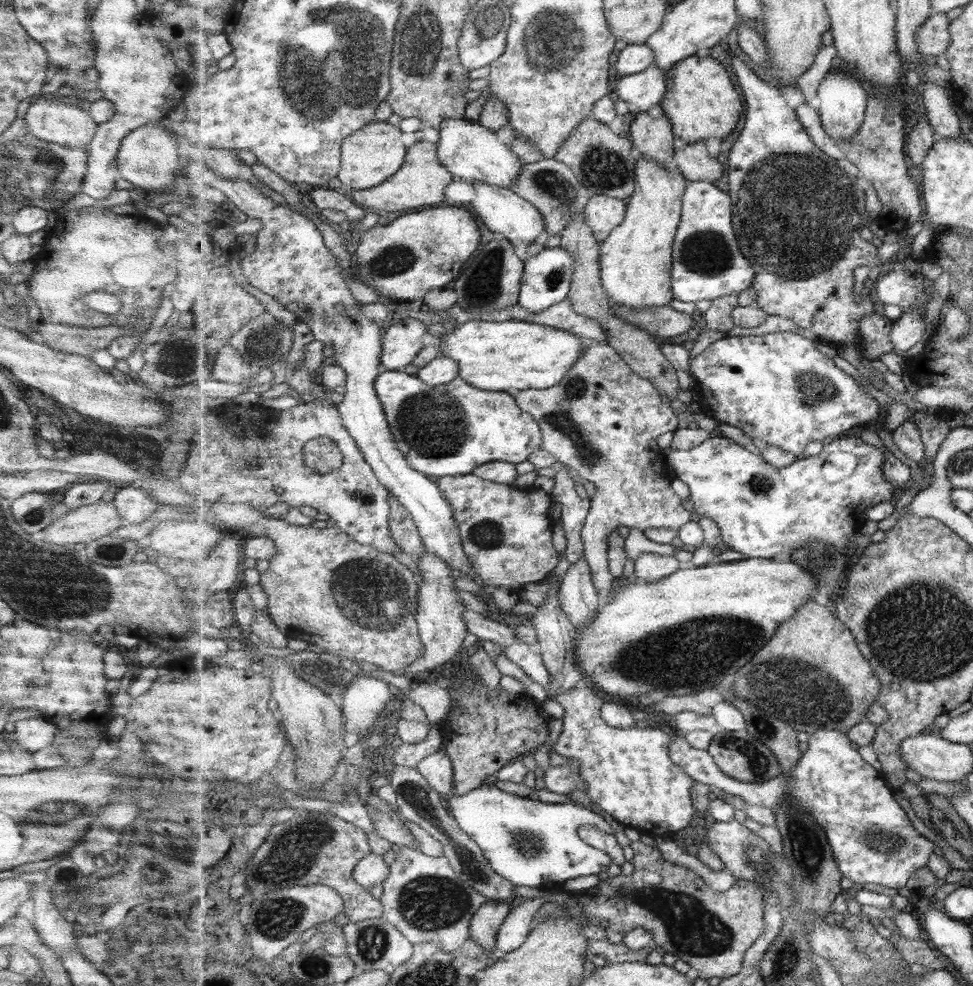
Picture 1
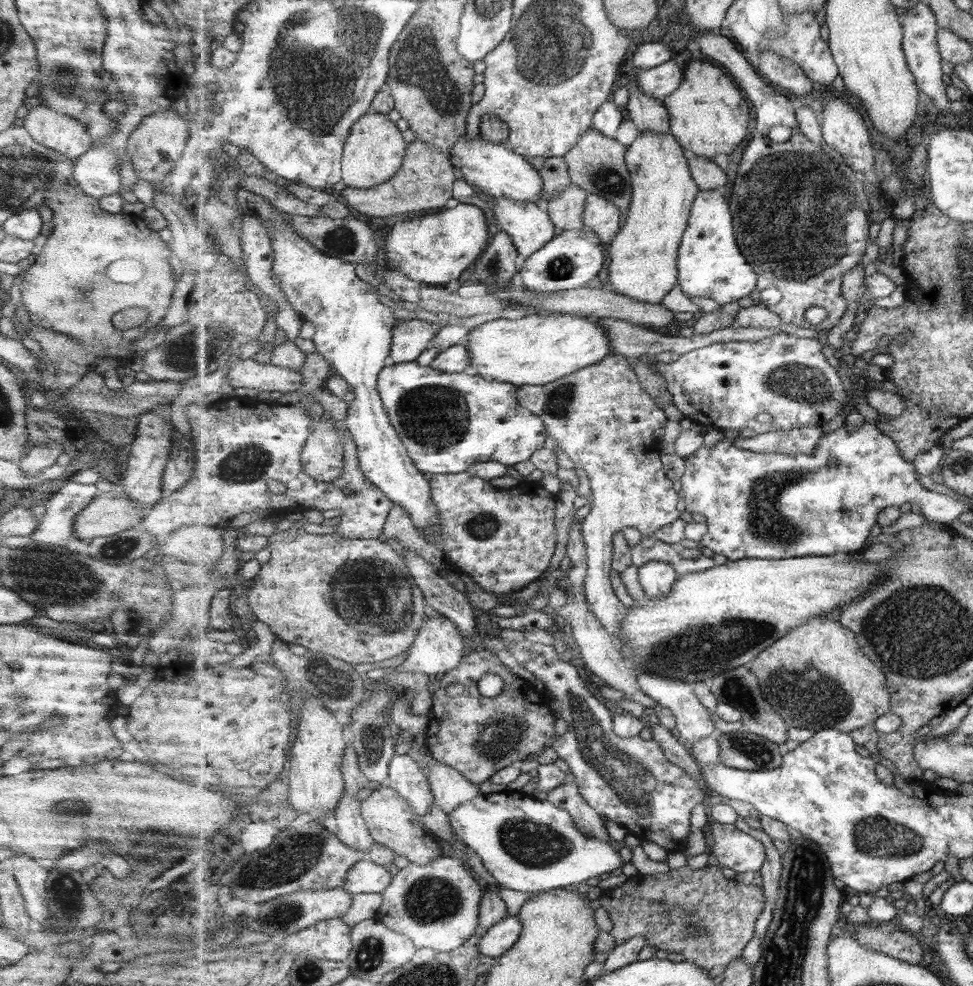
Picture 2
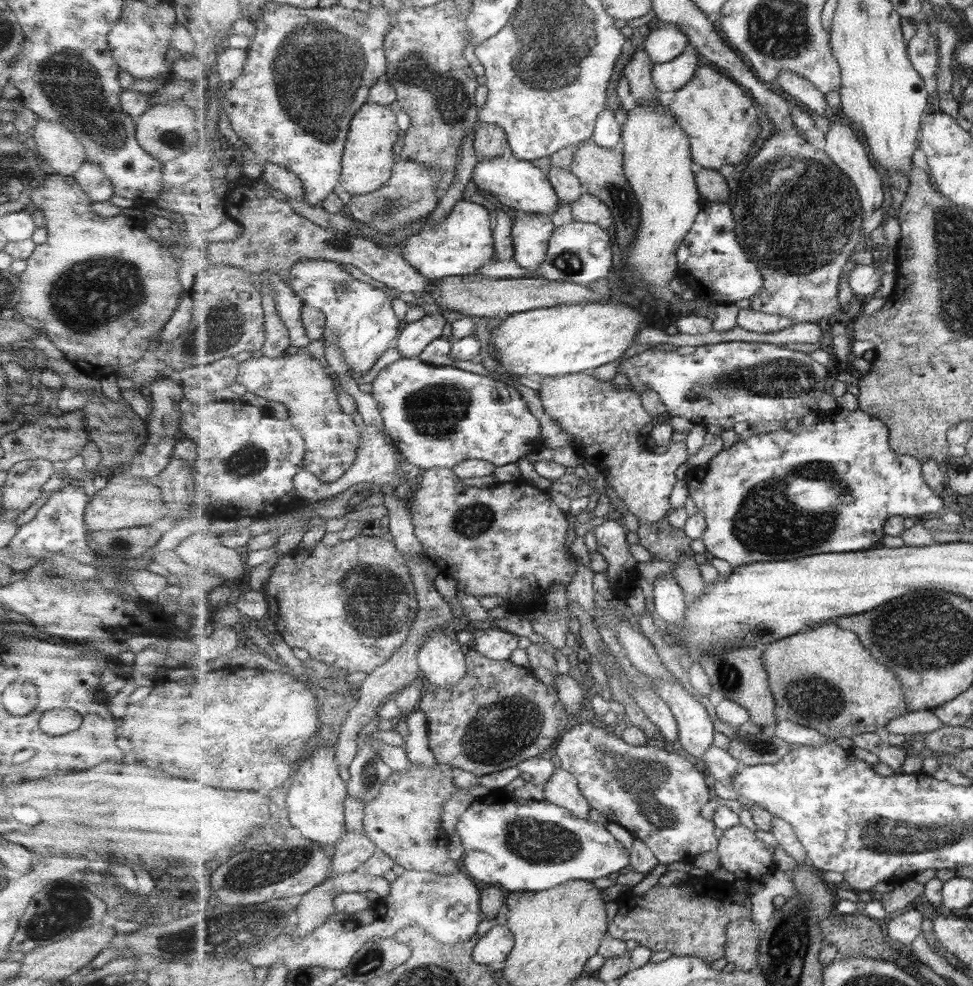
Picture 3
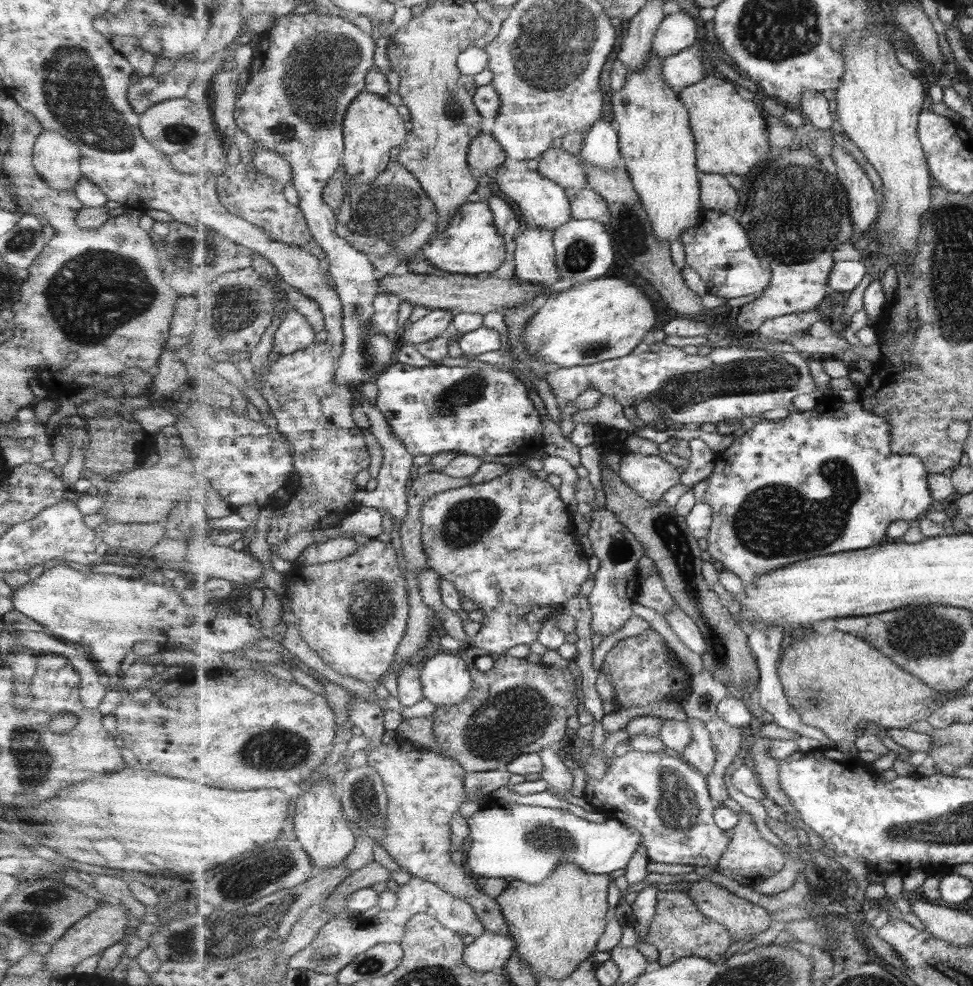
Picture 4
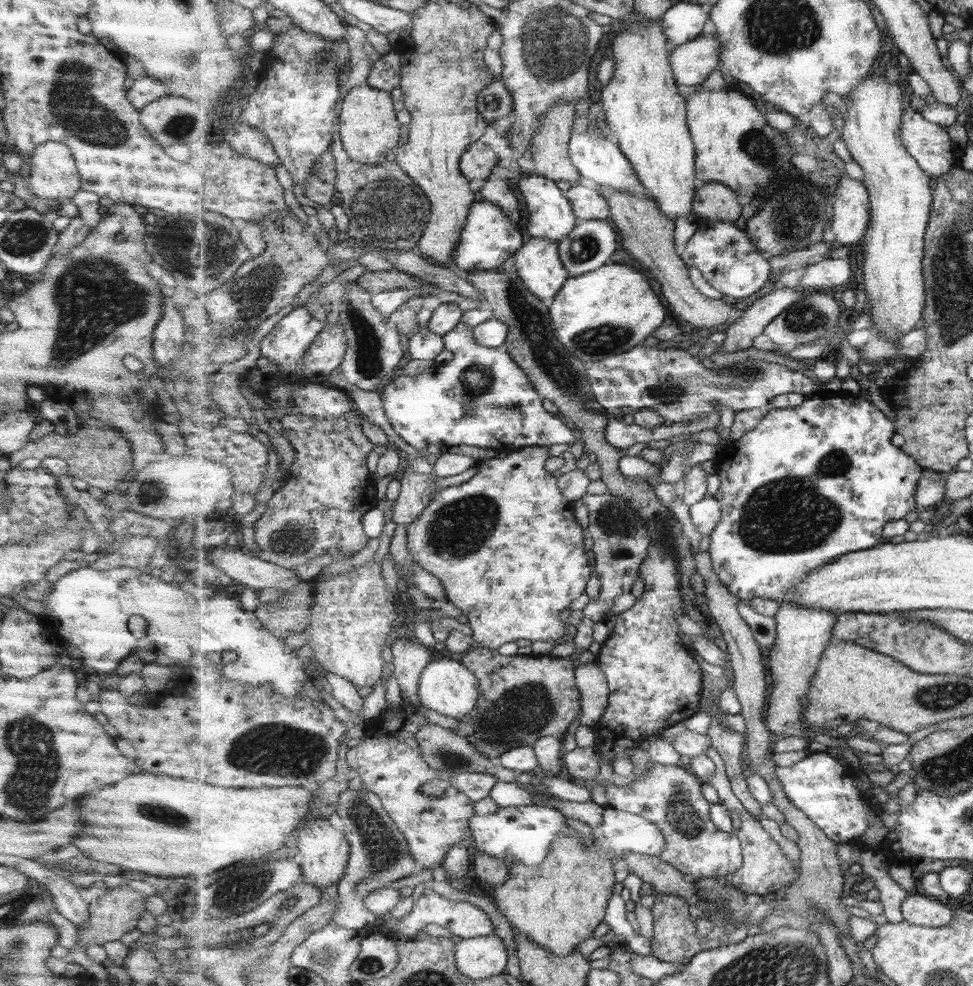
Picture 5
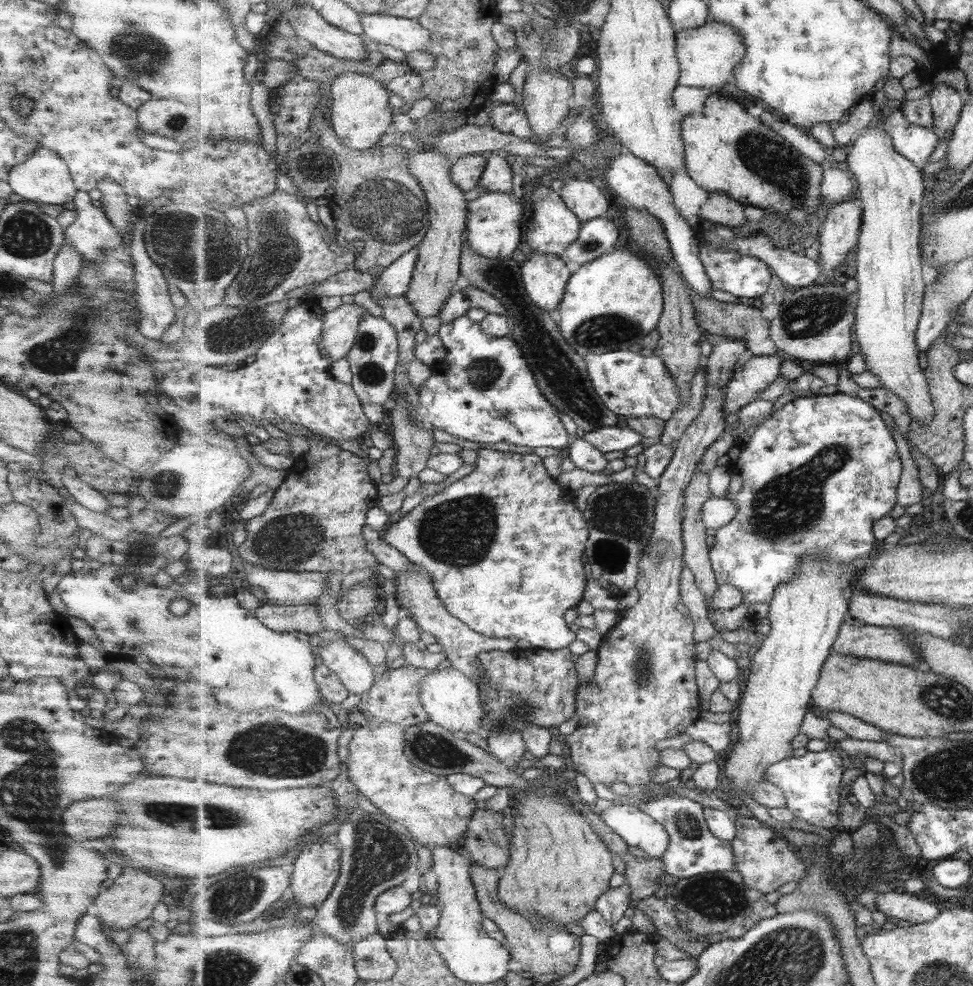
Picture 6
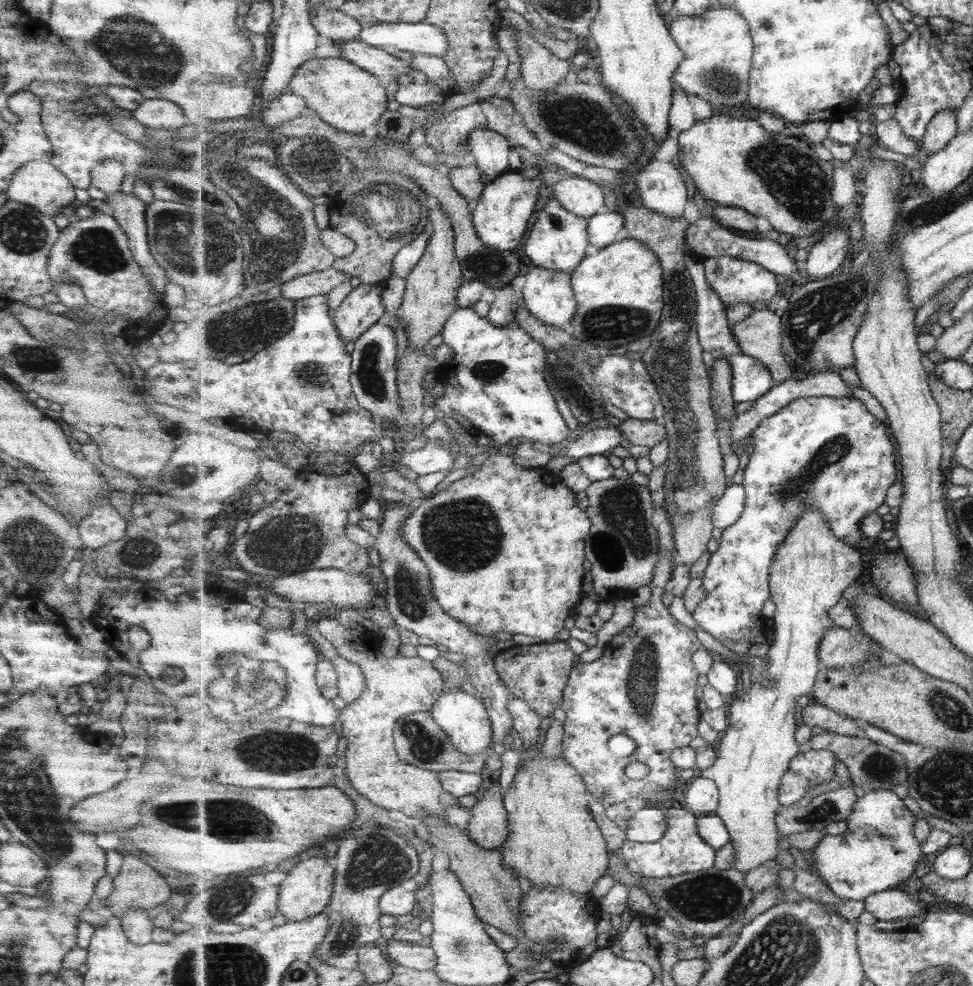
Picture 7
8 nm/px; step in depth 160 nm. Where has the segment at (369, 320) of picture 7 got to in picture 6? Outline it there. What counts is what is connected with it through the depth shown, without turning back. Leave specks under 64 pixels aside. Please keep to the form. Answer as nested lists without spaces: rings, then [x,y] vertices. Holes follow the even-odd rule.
[[[354,303],[323,313],[325,354],[332,362],[346,358],[355,347],[365,308]]]

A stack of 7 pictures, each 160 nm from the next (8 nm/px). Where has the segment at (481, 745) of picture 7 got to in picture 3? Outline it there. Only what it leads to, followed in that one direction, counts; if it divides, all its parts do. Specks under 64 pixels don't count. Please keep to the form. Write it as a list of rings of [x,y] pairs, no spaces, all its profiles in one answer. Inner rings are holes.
[[[438,632],[421,647],[418,658],[425,685],[455,686],[468,674],[466,653],[456,640]]]

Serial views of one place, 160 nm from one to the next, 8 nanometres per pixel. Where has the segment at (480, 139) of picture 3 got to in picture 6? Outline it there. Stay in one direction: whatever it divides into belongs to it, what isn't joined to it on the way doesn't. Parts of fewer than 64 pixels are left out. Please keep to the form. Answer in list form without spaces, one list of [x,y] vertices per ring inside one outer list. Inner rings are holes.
[[[472,154],[471,156],[464,156],[454,160],[451,166],[452,179],[467,192],[480,189],[480,182],[482,174],[485,172],[487,161],[486,154]]]

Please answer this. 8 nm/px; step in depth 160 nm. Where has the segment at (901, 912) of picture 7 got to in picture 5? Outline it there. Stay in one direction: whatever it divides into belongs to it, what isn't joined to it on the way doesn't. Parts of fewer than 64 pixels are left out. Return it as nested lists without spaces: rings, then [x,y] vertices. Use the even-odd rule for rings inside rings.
[[[911,894],[902,904],[904,920],[922,927],[941,928],[954,919],[954,910],[926,895]]]

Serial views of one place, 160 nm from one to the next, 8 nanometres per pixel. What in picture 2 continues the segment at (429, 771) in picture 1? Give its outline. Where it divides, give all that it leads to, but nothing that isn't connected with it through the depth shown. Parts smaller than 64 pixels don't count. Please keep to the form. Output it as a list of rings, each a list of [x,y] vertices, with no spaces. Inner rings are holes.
[[[417,747],[408,752],[419,764],[431,763],[430,784],[434,793],[435,804],[439,806],[449,817],[449,814],[462,804],[471,802],[474,798],[481,796],[479,784],[469,780],[456,768],[443,764],[435,758],[427,756],[425,752]]]

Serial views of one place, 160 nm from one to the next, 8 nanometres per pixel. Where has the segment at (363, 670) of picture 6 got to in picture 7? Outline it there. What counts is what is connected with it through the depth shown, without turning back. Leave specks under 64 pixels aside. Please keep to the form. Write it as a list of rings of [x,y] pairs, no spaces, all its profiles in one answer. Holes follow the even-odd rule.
[[[337,655],[331,662],[335,665],[338,674],[339,696],[347,705],[352,705],[362,697],[366,689],[366,676],[362,668],[353,661]]]

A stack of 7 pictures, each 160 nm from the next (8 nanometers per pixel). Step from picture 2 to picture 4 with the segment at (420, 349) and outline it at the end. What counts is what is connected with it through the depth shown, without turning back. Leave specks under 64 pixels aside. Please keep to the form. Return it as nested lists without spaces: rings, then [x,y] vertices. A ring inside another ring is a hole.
[[[431,310],[428,315],[413,322],[405,333],[405,344],[417,346],[421,342],[429,342],[435,338],[447,335],[453,330],[454,316],[450,310]]]

